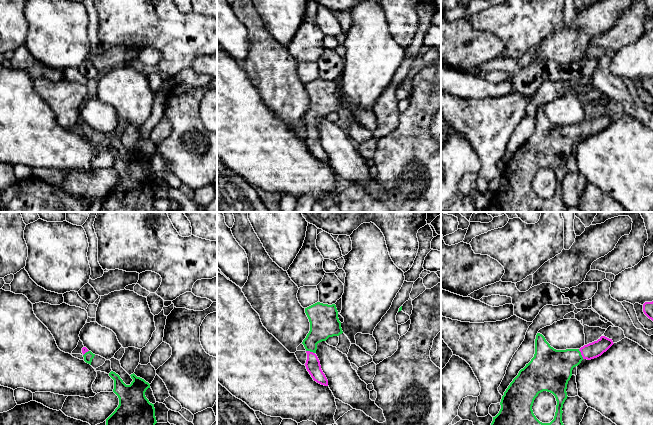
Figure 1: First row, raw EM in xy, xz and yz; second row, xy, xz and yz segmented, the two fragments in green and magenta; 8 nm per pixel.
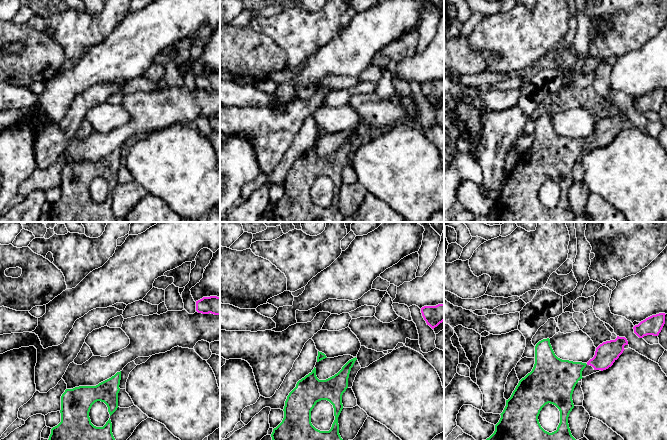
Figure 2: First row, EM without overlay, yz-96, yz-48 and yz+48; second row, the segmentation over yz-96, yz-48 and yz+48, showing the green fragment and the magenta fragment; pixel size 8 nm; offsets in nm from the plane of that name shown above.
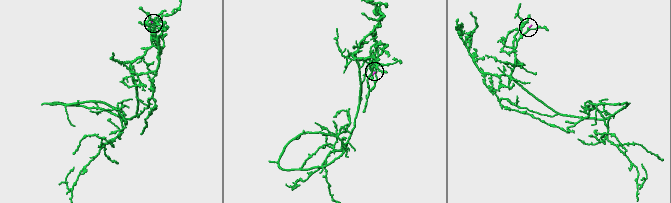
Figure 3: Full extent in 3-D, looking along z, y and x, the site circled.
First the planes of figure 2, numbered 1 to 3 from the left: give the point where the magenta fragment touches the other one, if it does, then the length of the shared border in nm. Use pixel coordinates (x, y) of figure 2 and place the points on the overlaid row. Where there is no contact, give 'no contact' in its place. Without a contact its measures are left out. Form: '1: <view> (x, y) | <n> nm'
1: no contact
2: no contact
3: no contact

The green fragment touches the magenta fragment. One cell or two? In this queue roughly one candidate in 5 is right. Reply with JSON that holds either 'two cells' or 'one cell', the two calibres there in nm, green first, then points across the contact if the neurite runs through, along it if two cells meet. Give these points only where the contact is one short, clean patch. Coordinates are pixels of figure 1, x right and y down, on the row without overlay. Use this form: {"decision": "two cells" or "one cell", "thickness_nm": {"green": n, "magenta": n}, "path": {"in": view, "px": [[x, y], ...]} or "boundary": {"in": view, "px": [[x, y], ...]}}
{"decision": "one cell", "thickness_nm": {"green": 300, "magenta": 130}, "path": {"in": "yz", "px": [[553, 144], [561, 138], [580, 130], [595, 125]]}}

